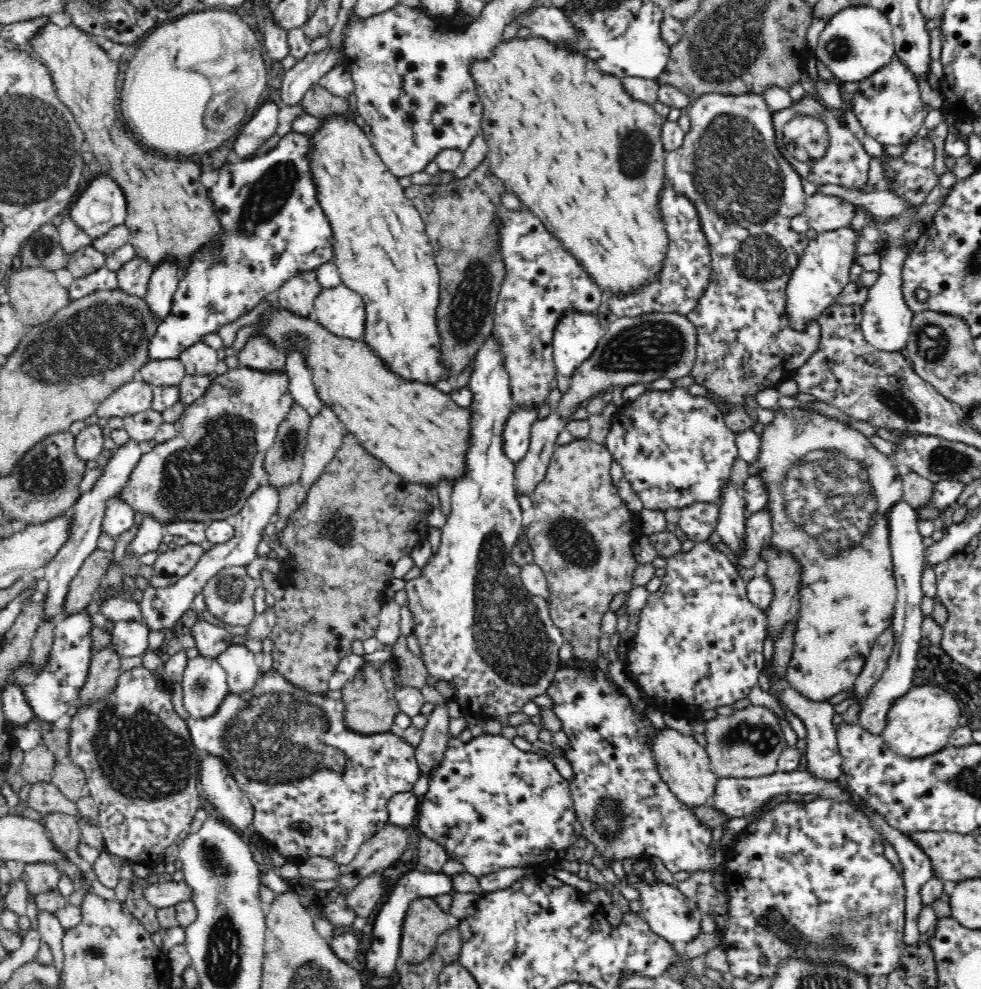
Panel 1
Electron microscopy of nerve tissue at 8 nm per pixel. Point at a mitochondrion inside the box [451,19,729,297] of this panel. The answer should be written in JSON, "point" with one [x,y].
{"point":[635,146]}

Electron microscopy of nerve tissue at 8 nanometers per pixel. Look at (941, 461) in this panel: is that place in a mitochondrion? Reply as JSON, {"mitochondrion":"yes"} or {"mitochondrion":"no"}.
{"mitochondrion":"yes"}

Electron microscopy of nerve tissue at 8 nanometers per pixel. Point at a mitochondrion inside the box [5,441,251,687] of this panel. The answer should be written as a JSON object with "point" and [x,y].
{"point":[43,474]}

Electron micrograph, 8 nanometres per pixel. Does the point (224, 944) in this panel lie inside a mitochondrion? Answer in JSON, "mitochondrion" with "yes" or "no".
{"mitochondrion":"yes"}

